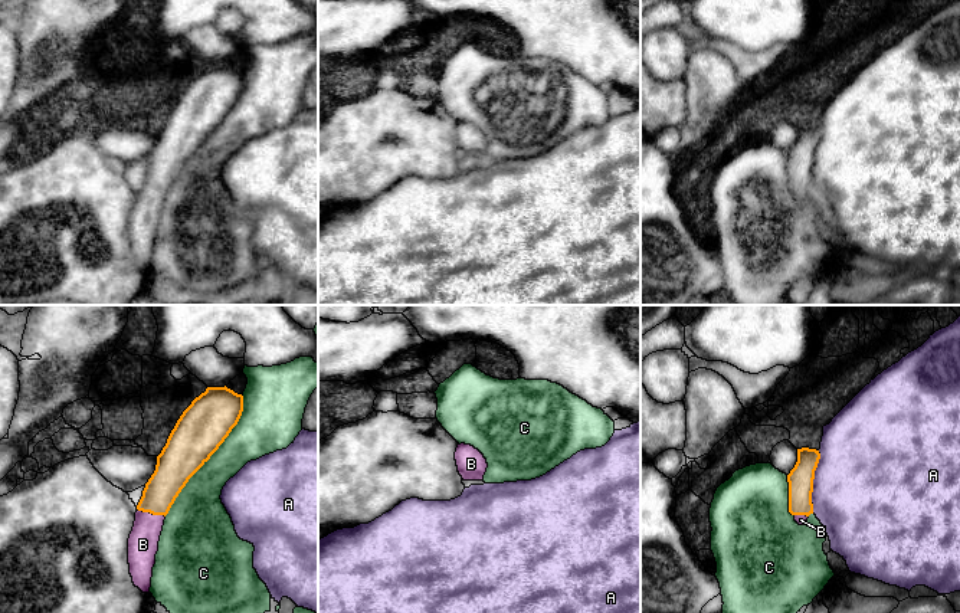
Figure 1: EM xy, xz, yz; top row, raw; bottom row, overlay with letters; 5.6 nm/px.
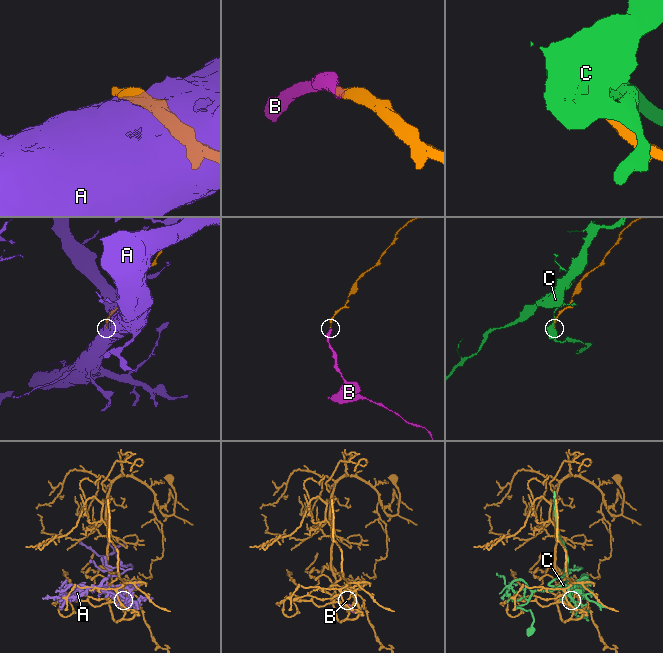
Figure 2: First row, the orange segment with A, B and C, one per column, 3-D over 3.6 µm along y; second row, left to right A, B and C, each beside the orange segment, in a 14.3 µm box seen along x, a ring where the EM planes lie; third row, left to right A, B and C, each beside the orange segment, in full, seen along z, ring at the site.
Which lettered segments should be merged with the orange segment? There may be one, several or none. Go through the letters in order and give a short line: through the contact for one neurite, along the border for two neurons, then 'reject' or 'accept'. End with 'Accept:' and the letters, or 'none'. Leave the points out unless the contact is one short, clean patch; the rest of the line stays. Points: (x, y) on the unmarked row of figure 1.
A: reject
B: line xy (171, 151), (160, 169), (151, 190), (143, 222); accept
C: reject
Accept: B

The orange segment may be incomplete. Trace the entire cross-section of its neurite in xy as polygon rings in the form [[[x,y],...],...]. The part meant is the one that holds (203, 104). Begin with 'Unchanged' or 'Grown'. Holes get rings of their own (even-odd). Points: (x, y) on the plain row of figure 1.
Grown. [[[226,63],[207,65],[183,89],[157,134],[155,148],[145,161],[128,216],[130,252],[142,271],[150,271],[166,193],[189,157],[237,102],[242,89],[242,72]]]

